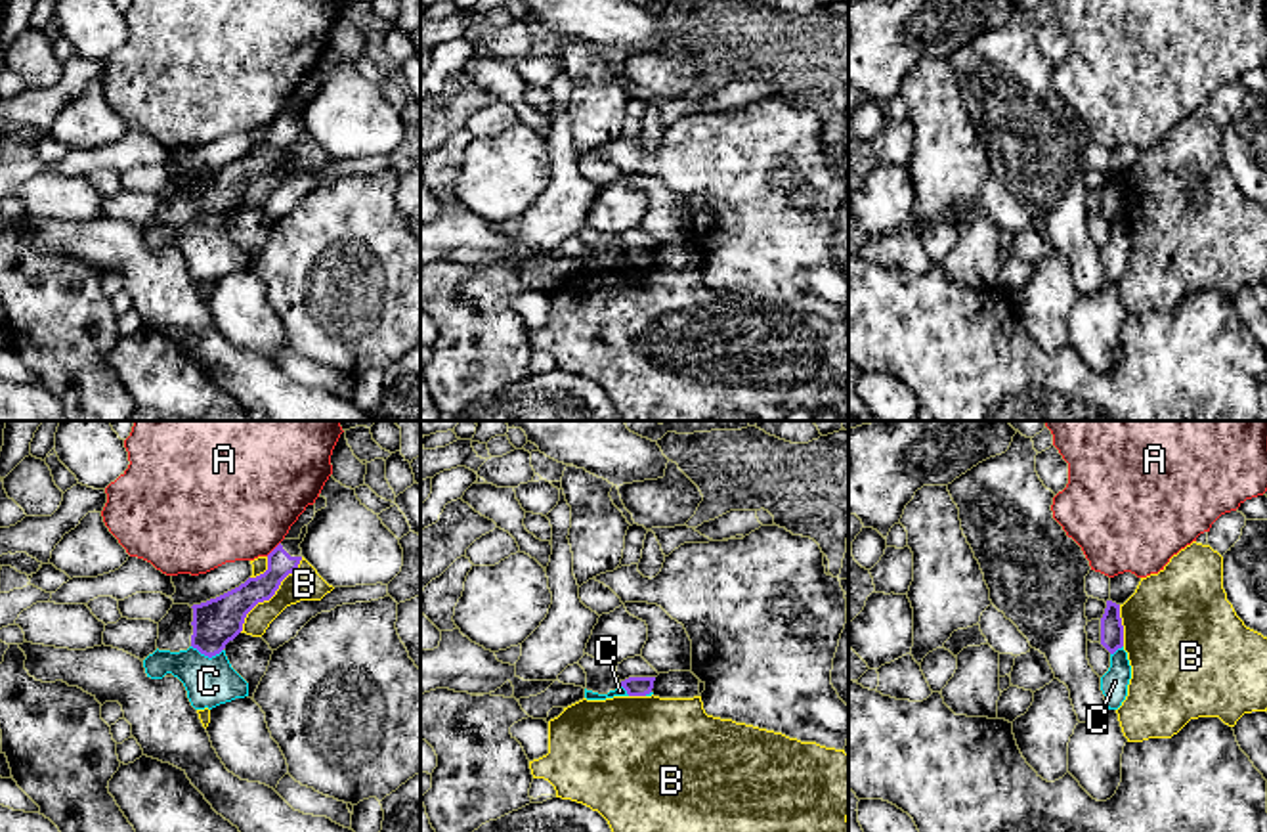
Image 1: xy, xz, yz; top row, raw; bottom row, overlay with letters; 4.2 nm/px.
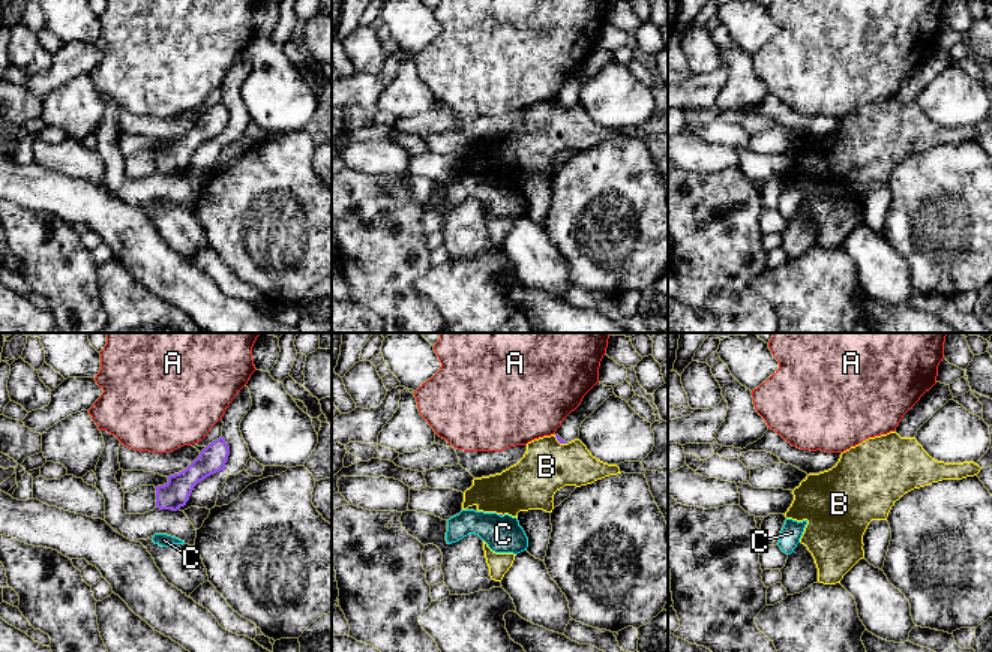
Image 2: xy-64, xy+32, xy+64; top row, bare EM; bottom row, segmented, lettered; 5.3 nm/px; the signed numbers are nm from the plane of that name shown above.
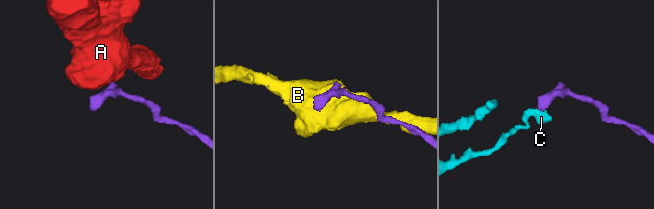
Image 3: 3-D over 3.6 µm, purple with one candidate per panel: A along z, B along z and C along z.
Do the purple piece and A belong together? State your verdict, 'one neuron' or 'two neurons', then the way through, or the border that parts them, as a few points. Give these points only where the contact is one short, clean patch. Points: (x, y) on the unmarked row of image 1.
two neurons; border along xy (279, 113), (266, 127)

